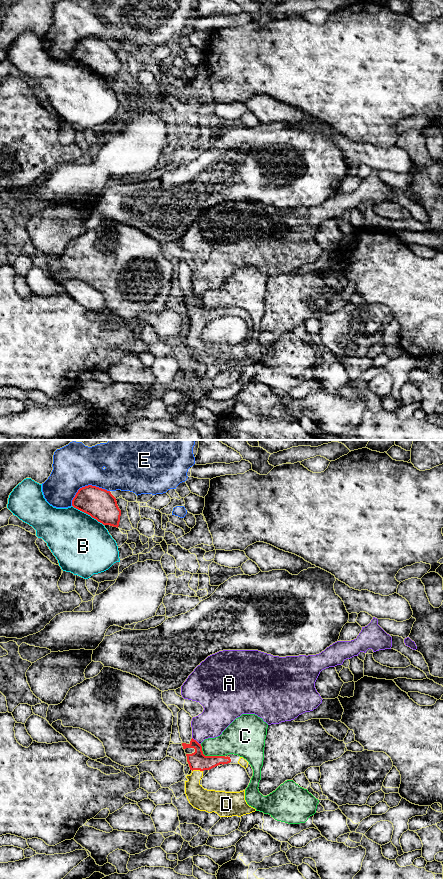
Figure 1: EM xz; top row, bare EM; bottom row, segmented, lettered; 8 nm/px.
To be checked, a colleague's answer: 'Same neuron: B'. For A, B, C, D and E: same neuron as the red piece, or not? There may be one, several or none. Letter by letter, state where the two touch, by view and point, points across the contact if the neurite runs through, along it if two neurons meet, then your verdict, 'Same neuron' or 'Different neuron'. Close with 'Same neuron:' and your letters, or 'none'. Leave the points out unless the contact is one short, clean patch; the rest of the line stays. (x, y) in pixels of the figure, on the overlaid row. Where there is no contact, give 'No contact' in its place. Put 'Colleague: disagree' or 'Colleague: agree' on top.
Colleague: disagree
A: Touches red at xz (195, 740). Different neuron
B: Touches red at xz (88, 514). Different neuron
C: Touches red at xz (209, 756). Different neuron
D: Touches red at xz (197, 769). Path across: xz (197, 761), (197, 769), (196, 793), (202, 799). Same neuron
E: Touches red at xz (86, 486). Different neuron
Same neuron: D

